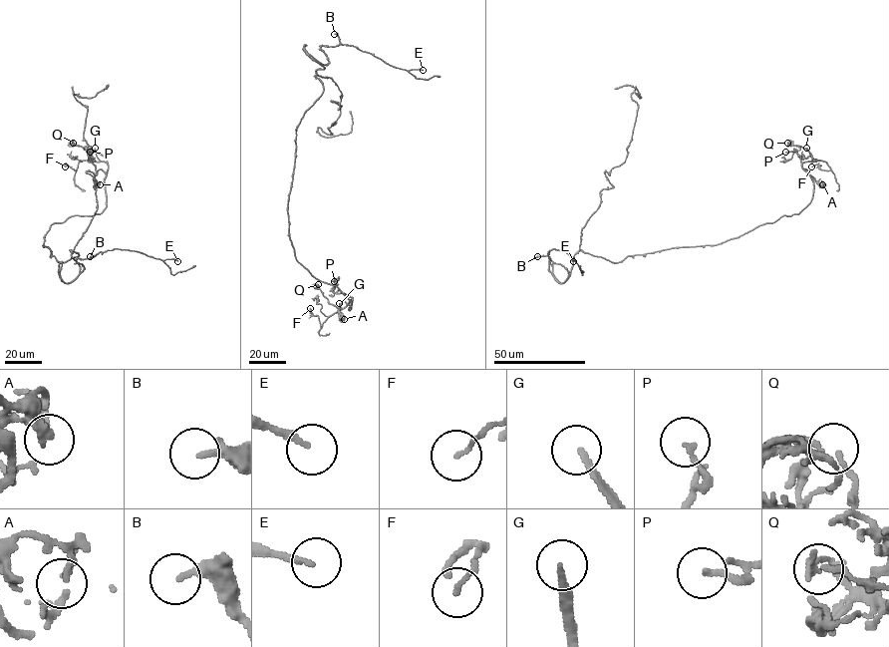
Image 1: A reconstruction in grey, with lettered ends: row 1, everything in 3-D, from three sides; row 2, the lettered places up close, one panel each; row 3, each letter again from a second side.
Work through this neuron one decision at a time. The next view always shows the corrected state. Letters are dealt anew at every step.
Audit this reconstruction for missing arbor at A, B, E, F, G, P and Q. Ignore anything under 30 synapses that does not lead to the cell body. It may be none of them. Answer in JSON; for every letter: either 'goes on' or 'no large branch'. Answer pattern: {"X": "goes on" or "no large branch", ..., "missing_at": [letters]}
{"A": "no large branch", "B": "no large branch", "E": "goes on", "F": "no large branch", "G": "goes on", "P": "no large branch", "Q": "no large branch", "missing_at": ["E", "G"]}

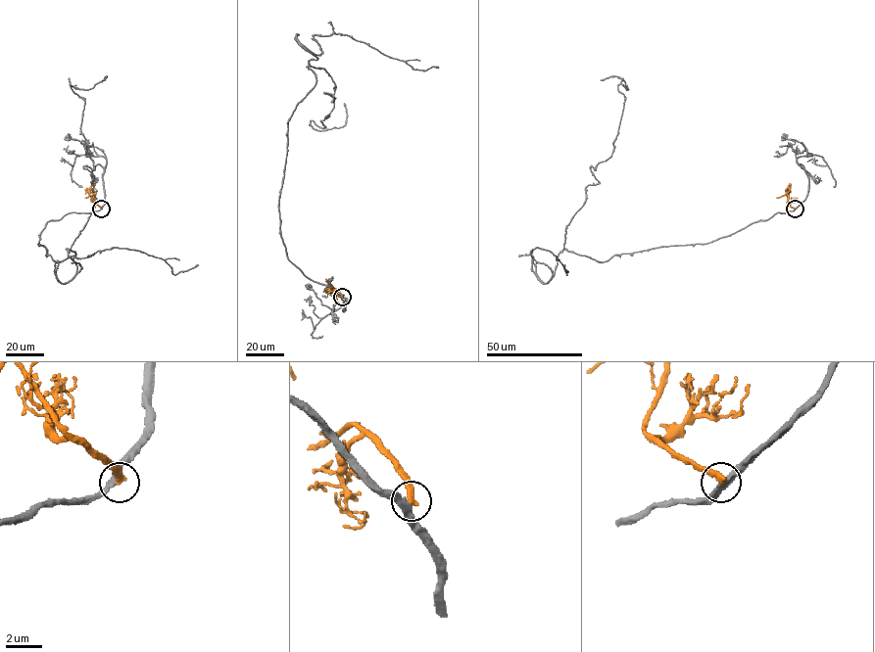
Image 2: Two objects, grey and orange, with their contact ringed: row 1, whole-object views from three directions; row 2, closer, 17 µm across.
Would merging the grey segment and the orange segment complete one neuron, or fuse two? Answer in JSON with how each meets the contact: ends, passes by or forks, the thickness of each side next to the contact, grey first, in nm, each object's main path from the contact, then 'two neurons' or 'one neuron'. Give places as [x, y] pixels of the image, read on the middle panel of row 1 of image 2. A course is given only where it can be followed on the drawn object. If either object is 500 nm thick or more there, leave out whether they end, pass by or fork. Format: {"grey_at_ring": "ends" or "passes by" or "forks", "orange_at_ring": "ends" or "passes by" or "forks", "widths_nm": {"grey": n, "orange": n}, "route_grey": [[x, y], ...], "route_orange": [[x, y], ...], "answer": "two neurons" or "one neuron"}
{"grey_at_ring": "passes by", "orange_at_ring": "ends", "widths_nm": {"grey": 340, "orange": 360}, "route_grey": [[342, 298], [288, 257], [278, 199], [308, 66], [335, 84], [325, 127], [311, 125], [342, 127], [344, 103]], "route_orange": [[342, 297], [336, 289], [329, 290], [335, 291]], "answer": "two neurons"}

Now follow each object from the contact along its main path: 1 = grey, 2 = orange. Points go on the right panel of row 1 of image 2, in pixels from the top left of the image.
1: (795, 209), (605, 261), (562, 250), (628, 89), (601, 80)
2: (795, 209), (787, 204), (789, 184)

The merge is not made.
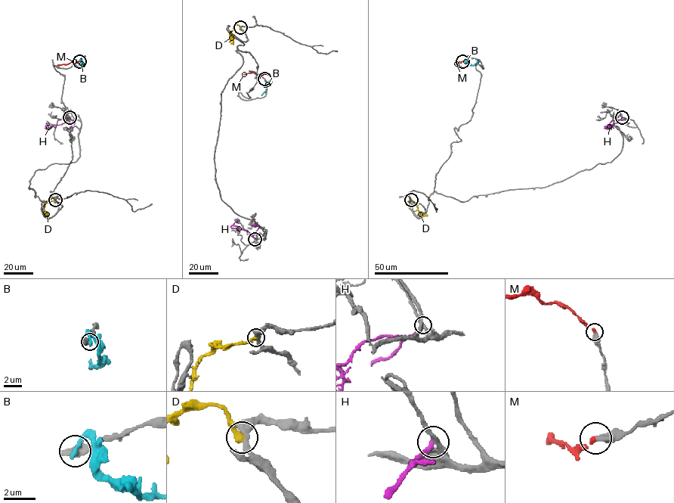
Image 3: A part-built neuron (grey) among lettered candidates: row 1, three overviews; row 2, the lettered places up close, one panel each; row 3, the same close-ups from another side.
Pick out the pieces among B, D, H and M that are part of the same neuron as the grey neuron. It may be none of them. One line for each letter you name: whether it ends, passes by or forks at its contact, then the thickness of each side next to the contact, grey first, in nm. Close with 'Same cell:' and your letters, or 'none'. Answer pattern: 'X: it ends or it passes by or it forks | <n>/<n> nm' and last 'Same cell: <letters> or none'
M: it ends | 400/240 nm
Same cell: M

